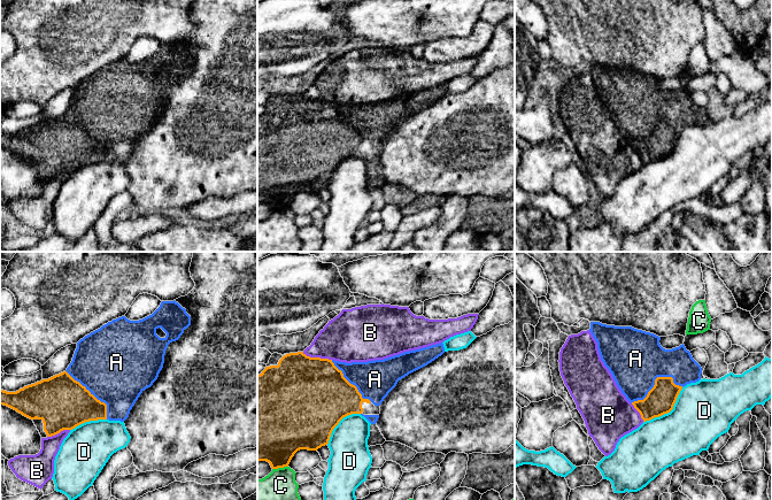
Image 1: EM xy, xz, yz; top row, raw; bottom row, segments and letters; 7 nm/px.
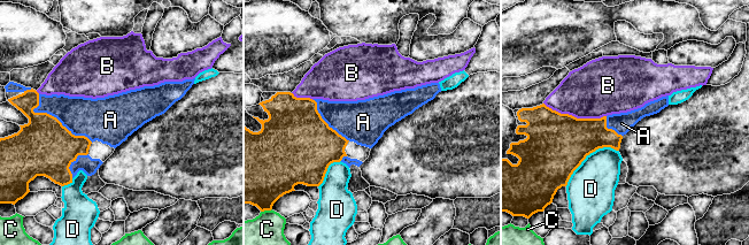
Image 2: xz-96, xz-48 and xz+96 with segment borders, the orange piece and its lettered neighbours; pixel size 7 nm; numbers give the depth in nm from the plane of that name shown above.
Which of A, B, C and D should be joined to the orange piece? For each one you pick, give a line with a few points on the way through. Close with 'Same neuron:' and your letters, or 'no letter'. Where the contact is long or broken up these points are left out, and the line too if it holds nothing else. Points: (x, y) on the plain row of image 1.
Same neuron: A

